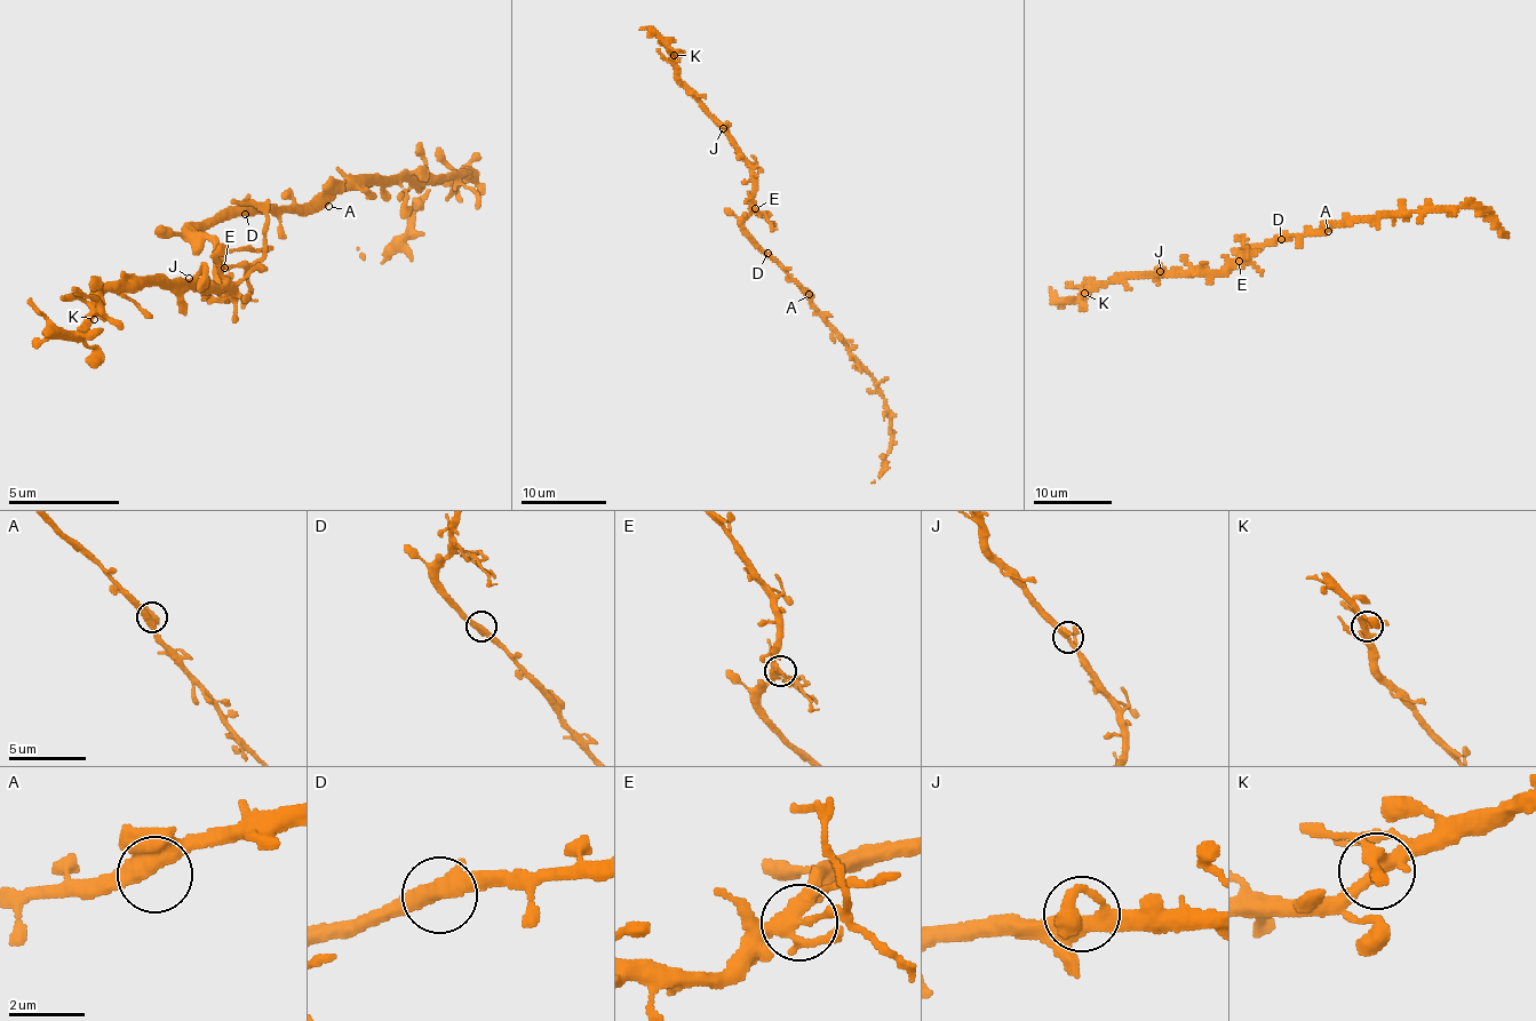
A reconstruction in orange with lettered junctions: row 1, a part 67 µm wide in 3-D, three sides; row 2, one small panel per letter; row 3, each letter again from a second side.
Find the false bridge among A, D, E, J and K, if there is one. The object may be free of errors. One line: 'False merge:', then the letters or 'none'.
False merge: E

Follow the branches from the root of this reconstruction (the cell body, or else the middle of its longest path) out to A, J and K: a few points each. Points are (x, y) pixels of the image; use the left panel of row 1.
A: (243, 202), (321, 210), (328, 206)
J: (243, 202), (192, 236), (212, 245), (222, 296), (238, 292), (189, 278)
K: (243, 202), (192, 236), (212, 245), (222, 296), (238, 292), (119, 276), (94, 319)

